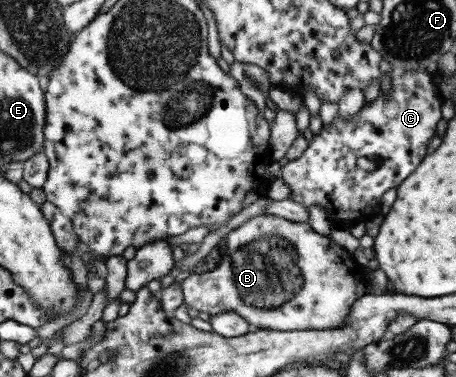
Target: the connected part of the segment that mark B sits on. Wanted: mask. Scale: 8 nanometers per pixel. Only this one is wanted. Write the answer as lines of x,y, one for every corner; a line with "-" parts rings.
261,214
261,217
256,217
255,219
247,220
245,225
241,225
239,229
231,231
229,233
229,249
239,249
236,252
226,253
222,262
217,266
217,269
213,273
203,273
203,275
190,275
187,277
181,285
183,285
183,291
185,291
185,303
191,307
191,309
196,309
197,311
203,311
209,315
219,315
226,311
239,312
241,317
247,318
249,323
252,323
254,329
274,329
279,331
295,331
295,330
310,330
310,329
339,329
344,326
344,321
349,315
351,308
353,307
355,301
365,294
371,293
370,290
370,275
371,273
367,271
366,265
361,265
357,261
357,257
353,255
353,252
347,251
345,247
337,245
331,236
321,235
316,233
311,229
311,225
308,222
296,222
285,217
279,217
278,215
265,215

